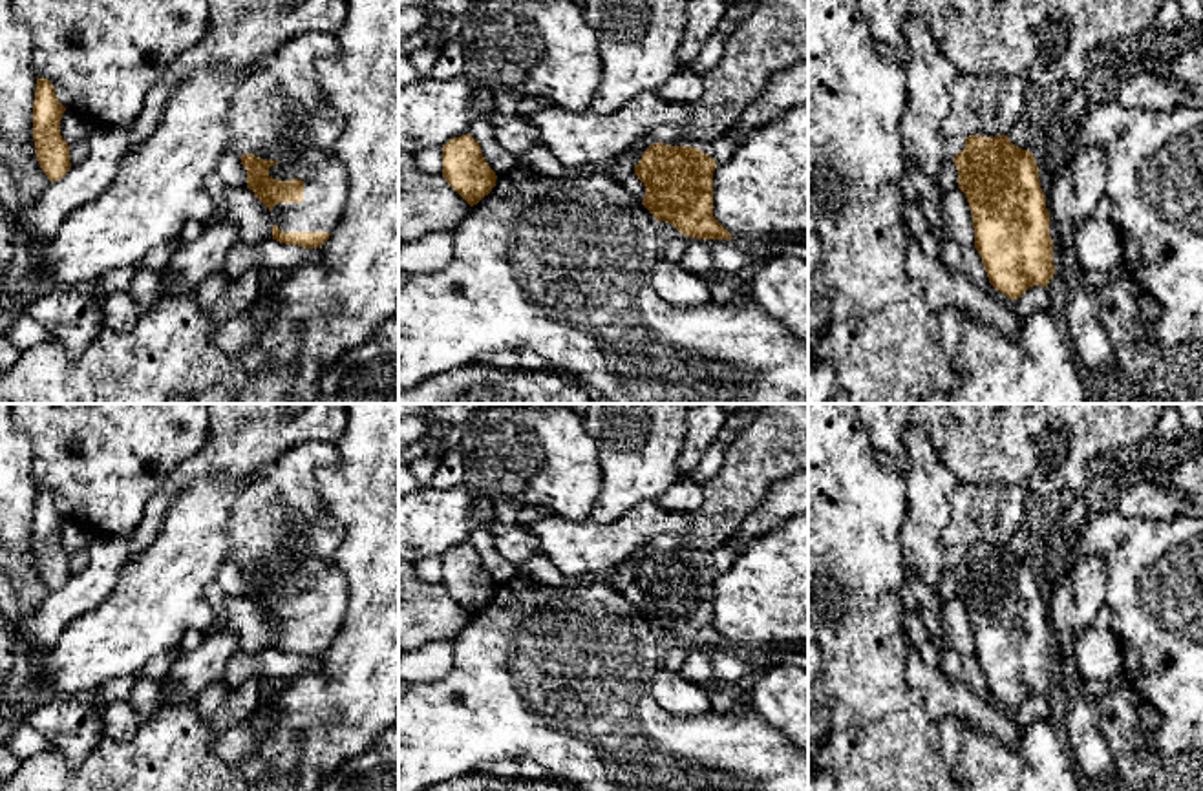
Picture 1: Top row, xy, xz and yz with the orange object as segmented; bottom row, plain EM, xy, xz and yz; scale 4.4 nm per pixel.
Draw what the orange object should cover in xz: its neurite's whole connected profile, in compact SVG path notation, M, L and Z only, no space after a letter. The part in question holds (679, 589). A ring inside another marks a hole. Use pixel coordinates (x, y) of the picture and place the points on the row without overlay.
M728 546L704 550L698 557L651 554L634 574L634 585L645 596L642 614L687 647L733 649L713 627L713 581L735 559Z

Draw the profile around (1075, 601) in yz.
M1088 557L1066 581L1053 586L1048 606L1060 663L1060 687L1066 692L1070 753L1079 773L1095 787L1119 786L1119 776L1102 731L1101 698L1086 698L1079 689L1082 674L1073 658L1073 643L1104 606L1106 588L1104 561Z

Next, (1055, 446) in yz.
M1048 431L1040 438L1040 466L1046 473L1055 473L1059 468L1070 462L1070 448L1073 437L1062 431Z

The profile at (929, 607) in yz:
M905 568L907 585L916 596L918 614L921 616L927 632L932 639L945 634L943 625L943 603L940 601L936 590L927 586L910 568Z

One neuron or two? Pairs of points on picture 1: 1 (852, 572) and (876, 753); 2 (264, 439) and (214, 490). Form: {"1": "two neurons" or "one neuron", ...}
{"1": "one neuron", "2": "two neurons"}

